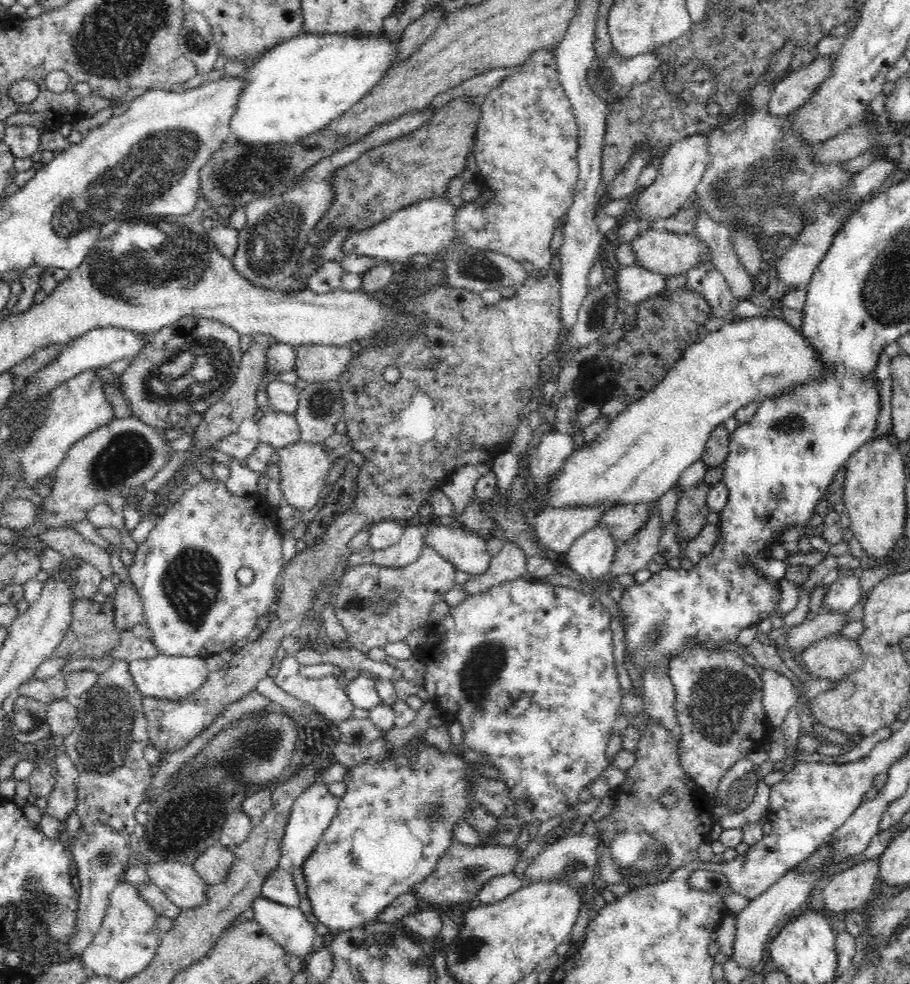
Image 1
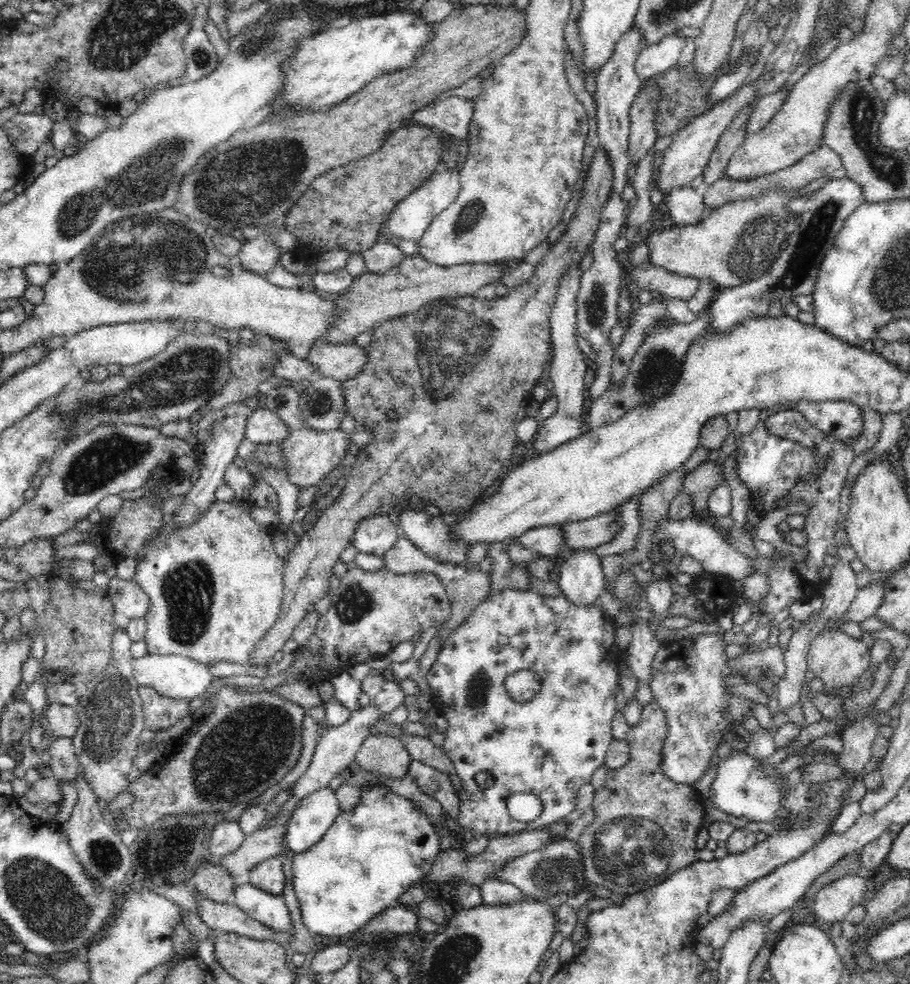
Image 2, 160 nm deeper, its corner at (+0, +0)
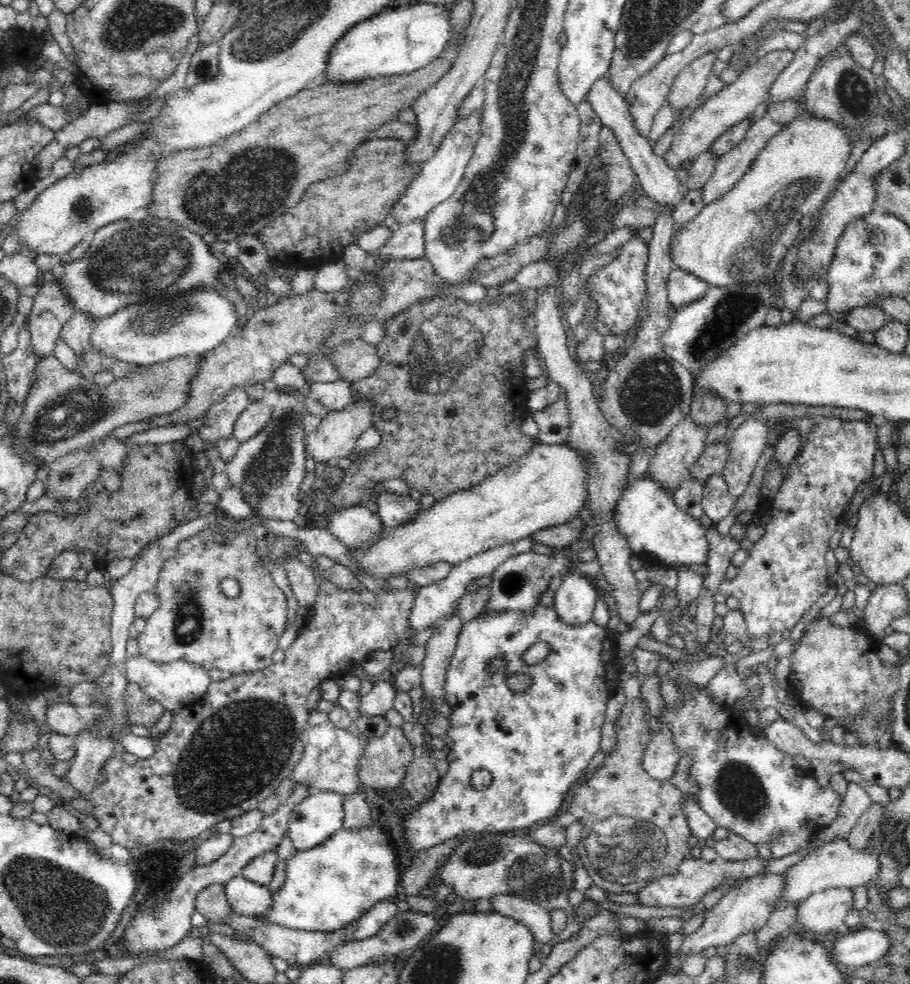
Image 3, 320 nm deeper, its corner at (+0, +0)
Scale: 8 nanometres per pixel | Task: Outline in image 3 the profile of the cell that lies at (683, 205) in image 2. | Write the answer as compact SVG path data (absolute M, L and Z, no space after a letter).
M600 75L600 78L594 84L591 84L587 99L592 110L600 117L603 127L608 127L616 133L616 137L620 141L620 147L622 147L621 151L624 152L626 159L630 161L630 167L634 171L636 180L642 186L644 194L655 200L659 206L670 205L670 207L676 208L677 204L682 202L684 195L689 191L687 187L688 180L682 185L676 177L675 170L670 168L663 158L654 154L653 147L650 146L647 136L641 136L637 130L625 98L610 85L610 80L606 75Z

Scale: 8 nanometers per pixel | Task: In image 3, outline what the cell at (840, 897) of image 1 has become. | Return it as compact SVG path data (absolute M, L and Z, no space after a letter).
M830 888L811 894L797 906L797 930L814 935L837 934L852 908L852 888Z

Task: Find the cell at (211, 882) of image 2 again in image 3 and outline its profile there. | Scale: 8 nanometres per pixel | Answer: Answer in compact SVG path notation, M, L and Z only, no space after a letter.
M224 884L206 886L198 893L195 909L209 922L222 923L233 912L228 902Z

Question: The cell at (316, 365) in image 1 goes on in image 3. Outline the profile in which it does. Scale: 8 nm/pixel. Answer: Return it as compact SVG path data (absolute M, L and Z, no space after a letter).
M363 339L344 342L328 354L328 360L336 365L341 379L350 384L356 380L369 378L380 364L376 346Z

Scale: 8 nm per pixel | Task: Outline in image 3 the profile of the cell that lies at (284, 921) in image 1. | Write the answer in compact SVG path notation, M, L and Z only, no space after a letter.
M242 874L233 876L224 884L225 893L233 912L261 917L270 909L273 900L265 885L259 885Z

